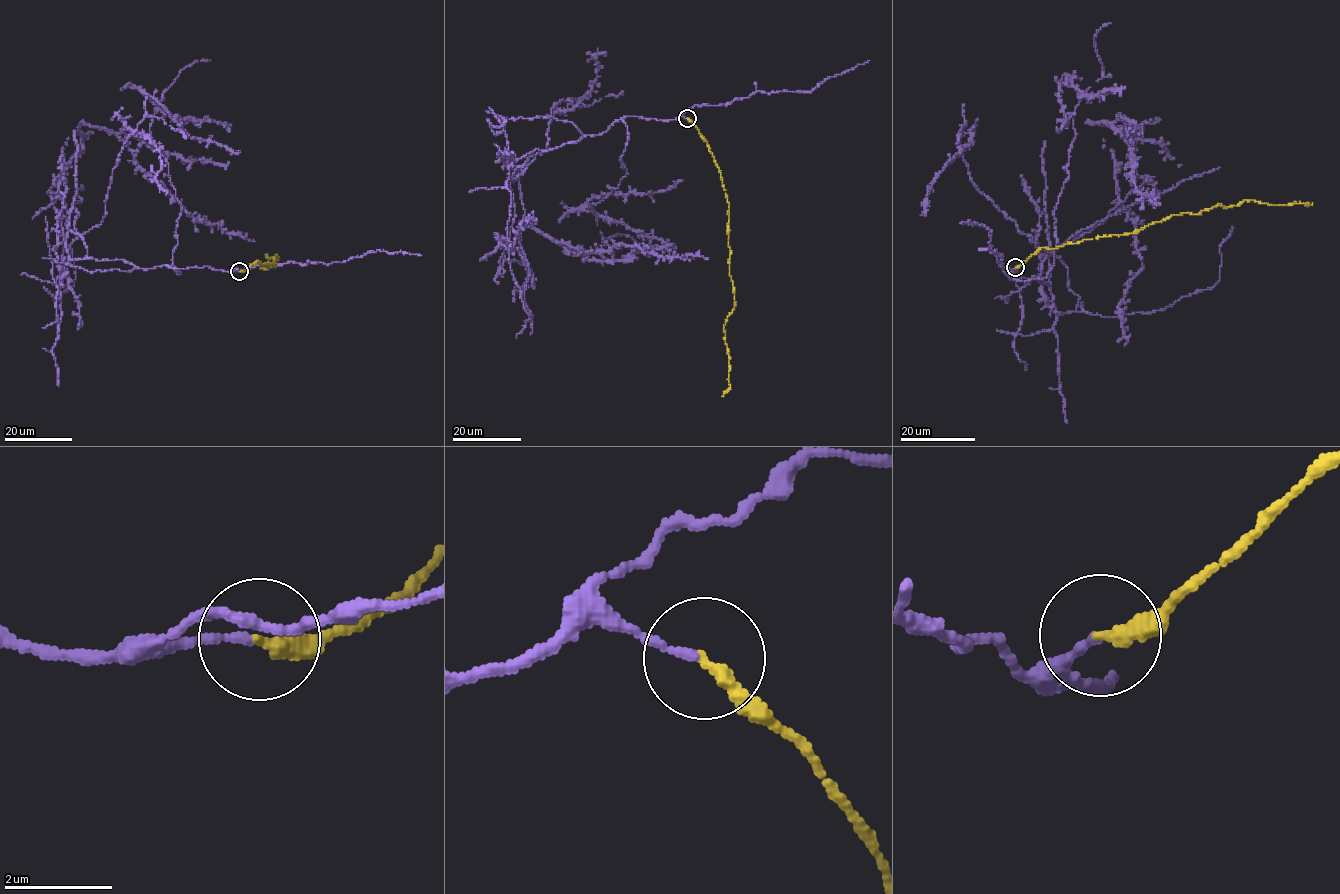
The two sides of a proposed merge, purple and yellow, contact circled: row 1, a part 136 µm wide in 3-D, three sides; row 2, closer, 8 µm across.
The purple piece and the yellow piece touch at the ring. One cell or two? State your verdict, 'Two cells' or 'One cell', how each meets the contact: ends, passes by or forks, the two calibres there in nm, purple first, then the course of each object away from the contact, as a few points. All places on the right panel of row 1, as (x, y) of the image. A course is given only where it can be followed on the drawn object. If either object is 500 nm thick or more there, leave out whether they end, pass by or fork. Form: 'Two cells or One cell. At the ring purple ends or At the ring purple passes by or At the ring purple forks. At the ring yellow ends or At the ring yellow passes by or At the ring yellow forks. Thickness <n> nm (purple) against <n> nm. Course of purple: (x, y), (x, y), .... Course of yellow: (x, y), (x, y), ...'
One cell. At the ring purple ends. At the ring yellow ends. Thickness 150 nm (purple) against 280 nm. Course of purple: (1015, 268), (1040, 280), (1145, 180), (1132, 134), (1090, 123), (1124, 138), (1160, 205). Course of yellow: (1016, 267), (1040, 248), (1137, 233), (1172, 215), (1198, 215), (1216, 205), (1245, 200), (1313, 203)

